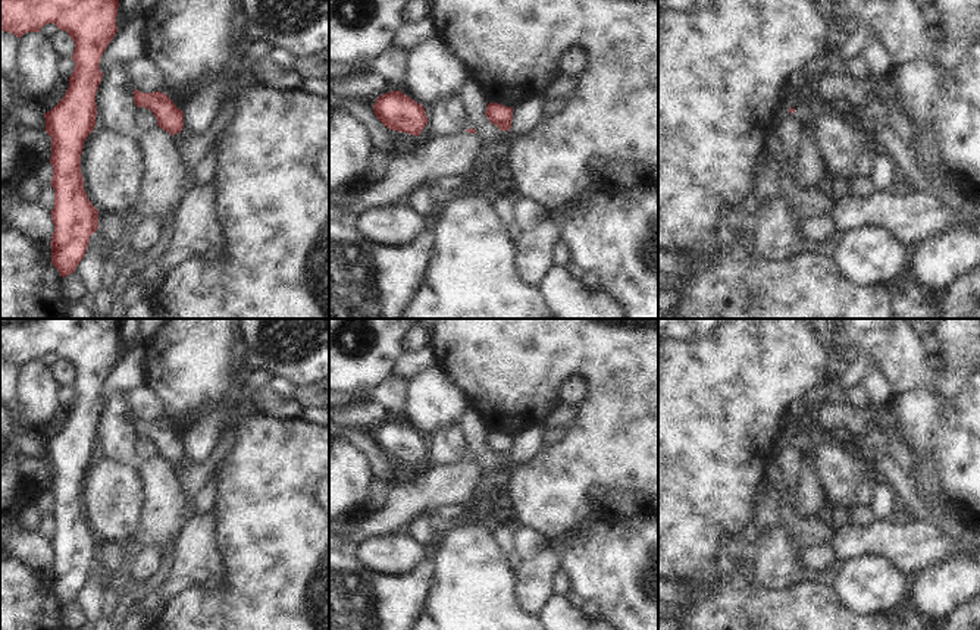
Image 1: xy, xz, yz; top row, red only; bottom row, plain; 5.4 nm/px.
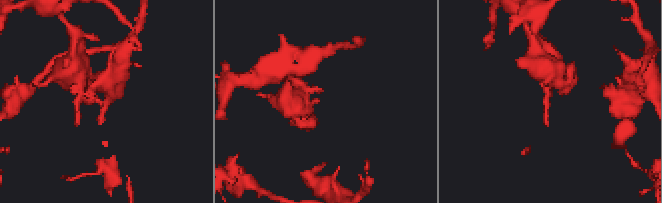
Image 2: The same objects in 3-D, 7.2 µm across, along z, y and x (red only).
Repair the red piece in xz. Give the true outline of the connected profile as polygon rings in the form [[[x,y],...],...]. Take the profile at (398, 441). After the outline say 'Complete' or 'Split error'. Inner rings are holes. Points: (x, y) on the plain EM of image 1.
[[[391,420],[376,427],[376,446],[392,460],[419,466],[428,452],[425,436],[401,420]]]. Complete.

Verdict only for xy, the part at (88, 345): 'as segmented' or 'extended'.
as segmented

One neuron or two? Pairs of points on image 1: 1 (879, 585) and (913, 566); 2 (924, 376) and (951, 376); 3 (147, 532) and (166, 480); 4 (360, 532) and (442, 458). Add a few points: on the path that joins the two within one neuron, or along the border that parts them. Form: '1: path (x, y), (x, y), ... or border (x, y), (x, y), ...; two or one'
1: border (874, 554), (885, 555), (910, 580); two
2: border (939, 375), (933, 386); two
3: path (160, 519), (163, 494); one
4: border (466, 460), (450, 467), (435, 467); two

